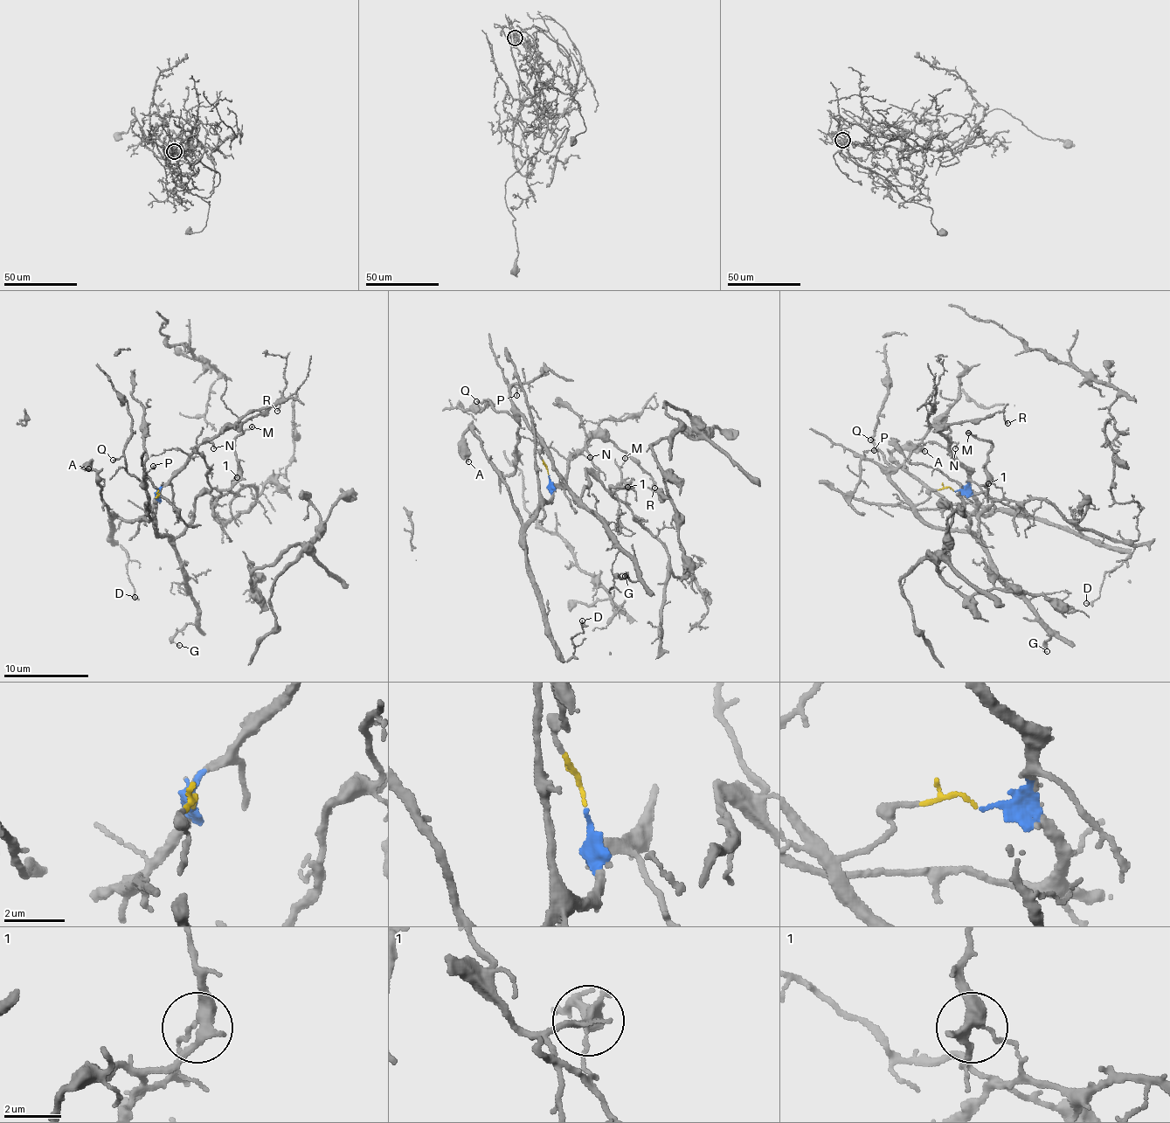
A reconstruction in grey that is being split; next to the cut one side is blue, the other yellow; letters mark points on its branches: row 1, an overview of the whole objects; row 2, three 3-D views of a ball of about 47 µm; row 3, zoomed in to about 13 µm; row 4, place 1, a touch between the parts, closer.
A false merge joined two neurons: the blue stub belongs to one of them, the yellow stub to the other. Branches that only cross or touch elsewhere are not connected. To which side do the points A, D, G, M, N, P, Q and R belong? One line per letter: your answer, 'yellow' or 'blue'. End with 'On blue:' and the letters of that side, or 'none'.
A: blue
D: blue
G: yellow
M: yellow
N: blue
P: yellow
Q: yellow
R: blue
On blue: A, D, N, R

